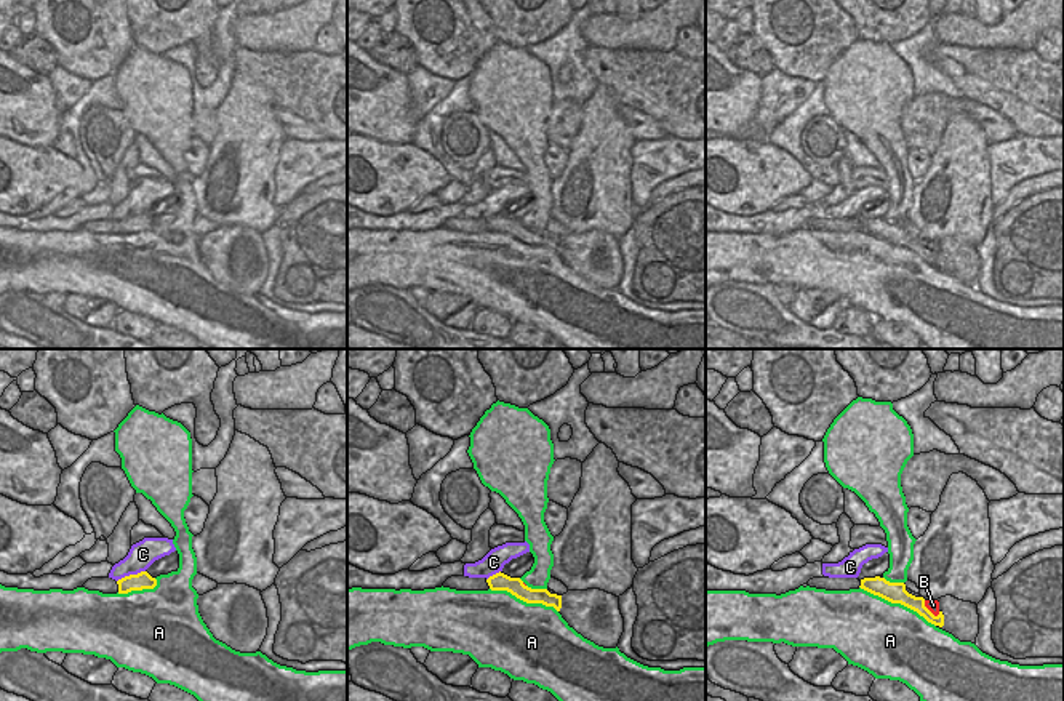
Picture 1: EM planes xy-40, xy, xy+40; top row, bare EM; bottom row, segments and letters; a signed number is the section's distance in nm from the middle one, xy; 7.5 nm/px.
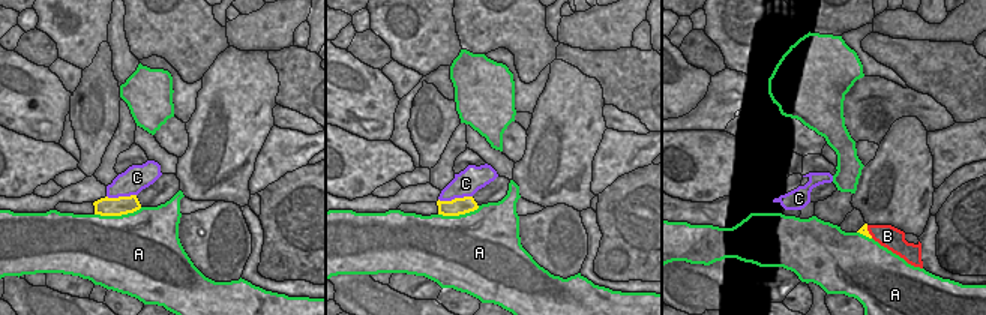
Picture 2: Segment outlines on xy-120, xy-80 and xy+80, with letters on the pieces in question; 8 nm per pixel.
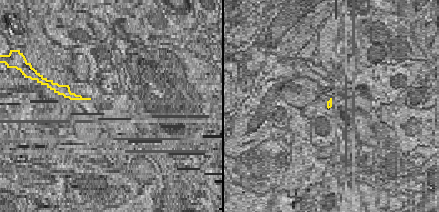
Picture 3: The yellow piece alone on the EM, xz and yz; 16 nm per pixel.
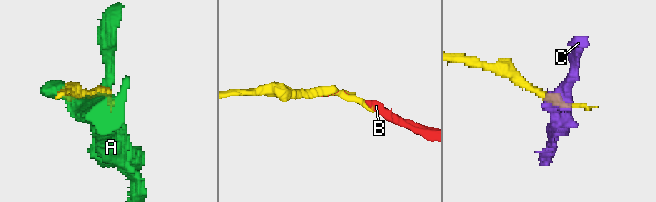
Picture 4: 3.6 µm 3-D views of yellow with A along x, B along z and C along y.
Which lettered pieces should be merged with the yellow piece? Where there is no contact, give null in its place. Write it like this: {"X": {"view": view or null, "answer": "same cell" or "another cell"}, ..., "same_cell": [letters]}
{"A": {"view": "xy+40", "answer": "another cell"}, "B": {"view": "xy+40", "answer": "same cell"}, "C": {"view": "xy-40", "answer": "another cell"}, "same_cell": ["B"]}

